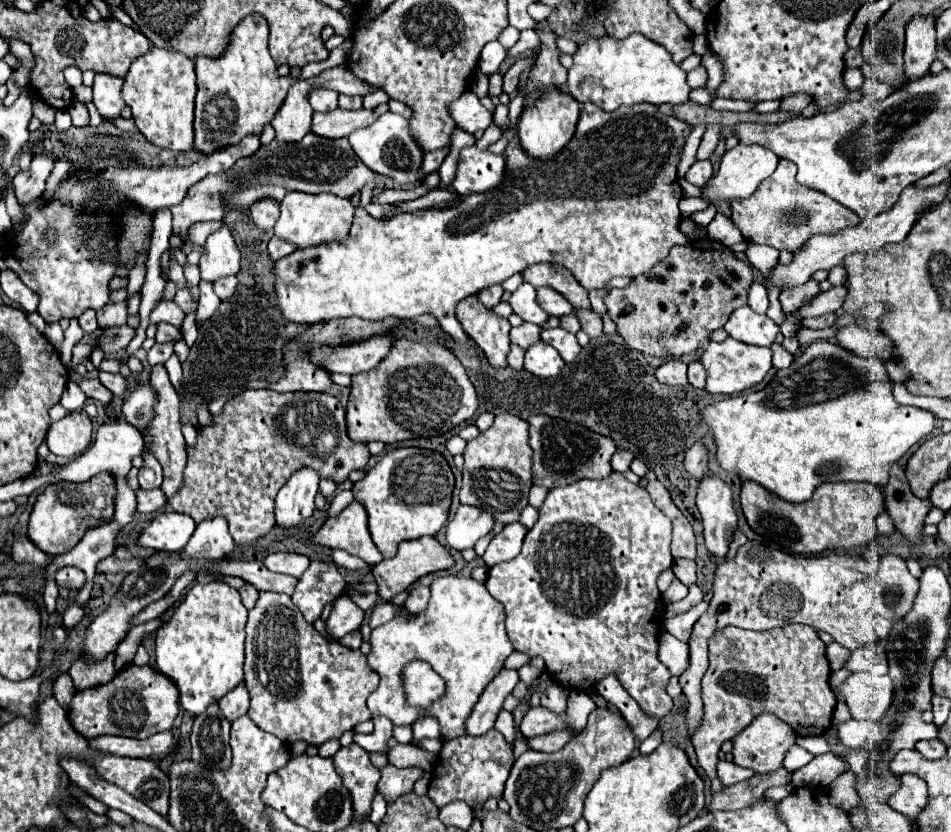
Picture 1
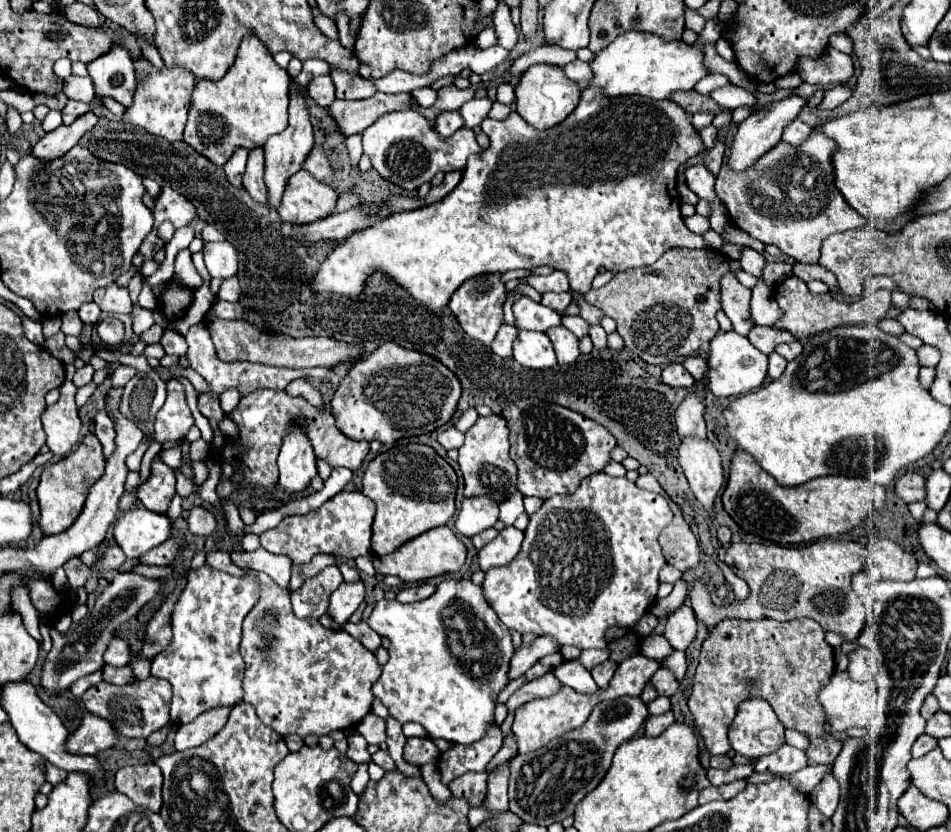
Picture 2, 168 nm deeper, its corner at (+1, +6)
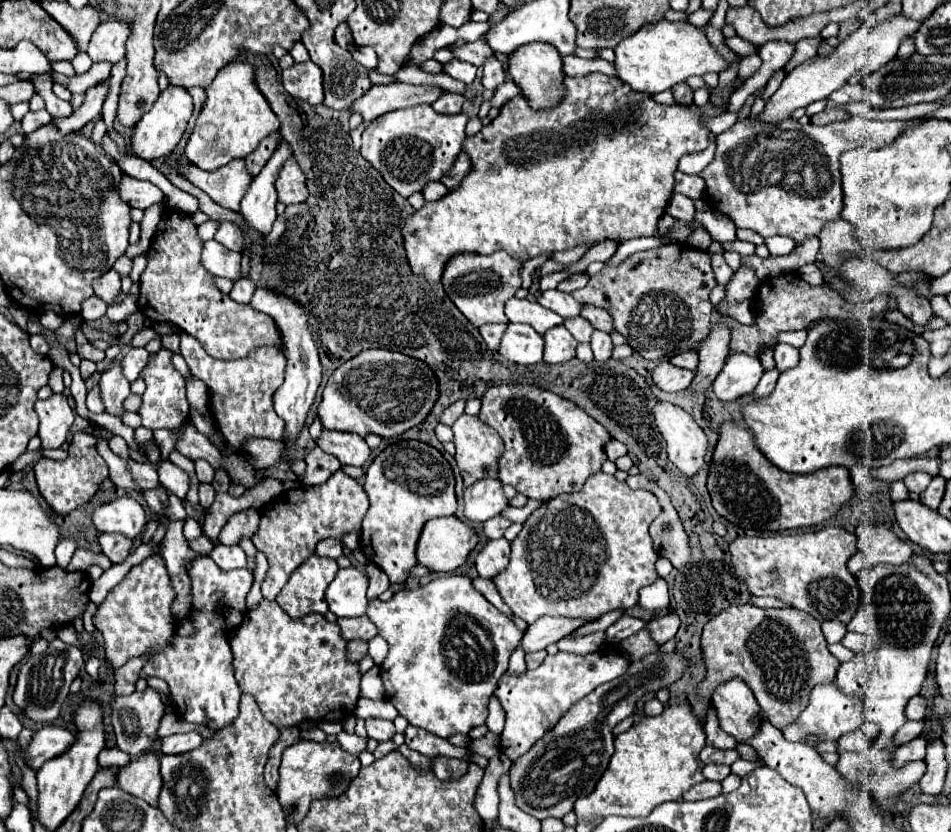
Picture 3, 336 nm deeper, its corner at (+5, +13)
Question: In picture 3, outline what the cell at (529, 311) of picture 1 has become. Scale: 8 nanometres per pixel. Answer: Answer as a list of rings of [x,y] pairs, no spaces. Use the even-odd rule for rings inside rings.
[[[517,297],[505,303],[505,315],[511,323],[527,323],[541,335],[547,329],[563,323],[563,319],[557,313],[541,307],[539,303],[531,303],[527,299],[517,299]]]

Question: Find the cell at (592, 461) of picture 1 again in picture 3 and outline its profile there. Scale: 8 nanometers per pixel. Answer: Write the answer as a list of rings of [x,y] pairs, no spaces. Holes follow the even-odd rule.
[[[499,385],[489,387],[481,403],[481,421],[491,425],[505,443],[505,451],[499,457],[499,479],[501,483],[513,485],[519,493],[527,495],[529,499],[547,501],[561,493],[579,491],[589,475],[601,471],[601,463],[607,459],[605,445],[611,441],[611,435],[605,431],[605,427],[601,427],[601,423],[597,423],[573,401],[535,385]]]

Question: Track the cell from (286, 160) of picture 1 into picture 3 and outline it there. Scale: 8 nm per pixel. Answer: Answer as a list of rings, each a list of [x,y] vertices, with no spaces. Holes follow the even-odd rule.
[[[123,175],[121,179],[119,195],[131,207],[139,207],[139,209],[147,209],[151,205],[165,203],[165,193],[157,185],[153,185],[151,181],[139,181],[127,175]]]

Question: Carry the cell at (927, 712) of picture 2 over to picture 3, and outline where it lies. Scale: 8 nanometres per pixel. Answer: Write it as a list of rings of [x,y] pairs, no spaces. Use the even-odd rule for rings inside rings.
[[[923,695],[913,697],[905,707],[907,719],[925,719],[927,717],[927,699]]]

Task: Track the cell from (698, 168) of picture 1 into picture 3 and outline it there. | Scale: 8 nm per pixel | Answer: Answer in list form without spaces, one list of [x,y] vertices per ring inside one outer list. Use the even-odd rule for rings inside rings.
[[[677,171],[675,173],[675,193],[683,193],[691,199],[699,199],[703,195],[705,181],[699,175],[687,175]]]

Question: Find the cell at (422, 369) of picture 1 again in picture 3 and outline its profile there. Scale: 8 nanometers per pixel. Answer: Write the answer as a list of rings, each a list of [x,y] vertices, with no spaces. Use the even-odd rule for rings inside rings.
[[[365,349],[331,373],[327,387],[323,391],[323,399],[317,407],[317,415],[323,423],[323,427],[329,431],[333,431],[333,429],[349,431],[349,433],[357,433],[361,437],[365,437],[369,433],[375,433],[379,437],[397,437],[397,435],[405,433],[407,429],[417,427],[431,413],[437,399],[439,399],[437,375],[423,361],[403,355],[403,353],[387,351],[387,349]]]

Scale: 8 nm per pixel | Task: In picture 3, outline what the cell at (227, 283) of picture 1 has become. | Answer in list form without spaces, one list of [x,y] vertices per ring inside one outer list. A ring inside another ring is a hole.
[[[245,277],[245,279],[239,279],[237,283],[233,283],[233,289],[231,289],[229,297],[231,297],[233,301],[237,301],[237,303],[249,303],[253,291],[255,291],[253,283]]]

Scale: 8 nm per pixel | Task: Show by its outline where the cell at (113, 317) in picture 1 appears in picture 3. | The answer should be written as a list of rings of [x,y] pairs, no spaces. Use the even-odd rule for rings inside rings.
[[[111,269],[111,271],[107,271],[105,275],[97,277],[97,279],[93,281],[93,291],[95,291],[95,295],[97,295],[99,299],[103,299],[107,305],[113,305],[115,299],[117,299],[117,295],[119,295],[119,291],[121,291],[121,277],[119,277],[119,273]]]

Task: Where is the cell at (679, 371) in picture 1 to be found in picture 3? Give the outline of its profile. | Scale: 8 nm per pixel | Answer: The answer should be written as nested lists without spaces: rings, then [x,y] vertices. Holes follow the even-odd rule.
[[[661,361],[653,371],[653,381],[663,391],[685,391],[693,381],[693,371],[675,367],[669,361]]]

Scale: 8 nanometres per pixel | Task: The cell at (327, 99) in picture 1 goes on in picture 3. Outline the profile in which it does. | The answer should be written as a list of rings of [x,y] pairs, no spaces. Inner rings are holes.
[[[295,63],[283,71],[283,87],[289,95],[311,105],[323,103],[323,71],[313,63]]]

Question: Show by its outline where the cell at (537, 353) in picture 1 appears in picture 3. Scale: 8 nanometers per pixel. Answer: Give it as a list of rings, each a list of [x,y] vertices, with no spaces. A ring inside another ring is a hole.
[[[507,325],[499,353],[519,365],[535,365],[543,359],[543,337],[529,325]]]

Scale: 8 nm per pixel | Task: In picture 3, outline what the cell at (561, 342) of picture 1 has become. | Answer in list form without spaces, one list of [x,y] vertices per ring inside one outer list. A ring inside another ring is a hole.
[[[563,325],[549,329],[543,335],[543,339],[545,339],[545,357],[543,357],[545,363],[565,363],[575,357],[577,341]]]

